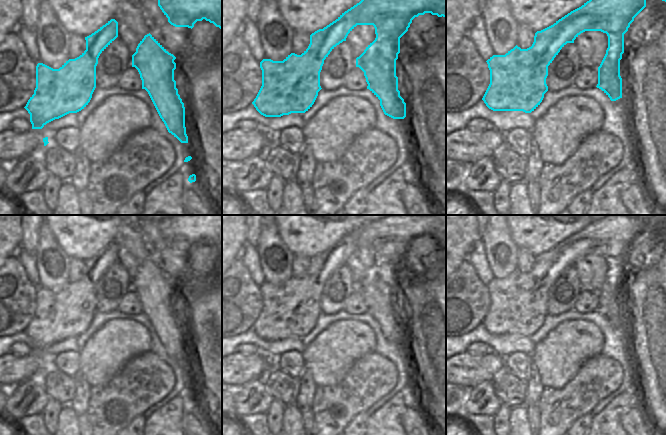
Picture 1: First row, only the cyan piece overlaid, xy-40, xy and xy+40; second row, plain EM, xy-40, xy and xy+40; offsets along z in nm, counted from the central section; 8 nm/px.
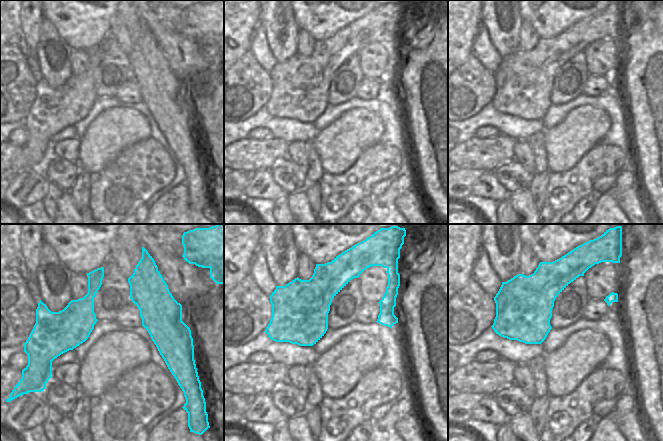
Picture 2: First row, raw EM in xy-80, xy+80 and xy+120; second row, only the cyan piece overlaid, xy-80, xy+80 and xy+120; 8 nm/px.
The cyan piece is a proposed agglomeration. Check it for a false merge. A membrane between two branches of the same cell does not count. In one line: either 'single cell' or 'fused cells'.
fused cells

